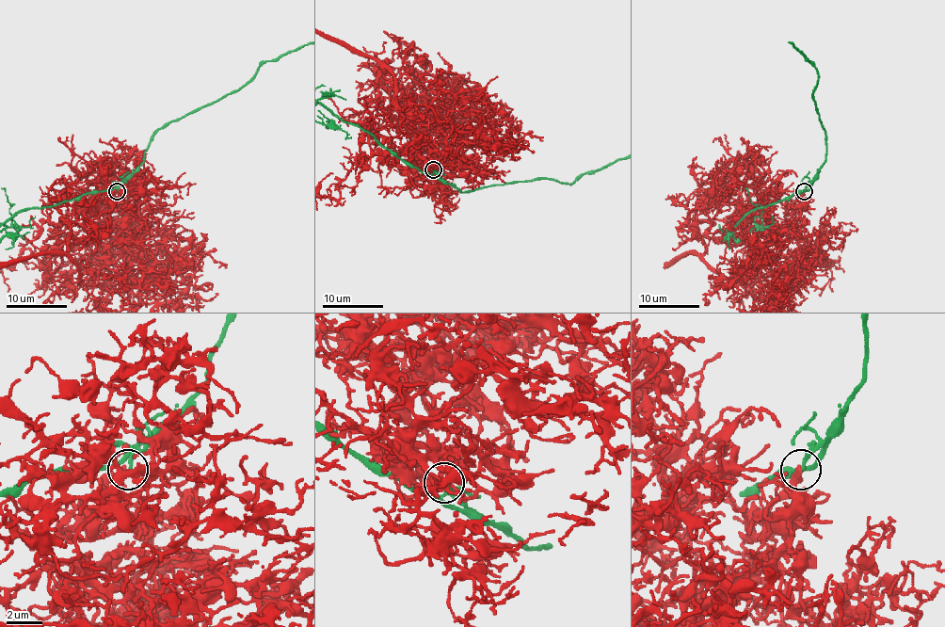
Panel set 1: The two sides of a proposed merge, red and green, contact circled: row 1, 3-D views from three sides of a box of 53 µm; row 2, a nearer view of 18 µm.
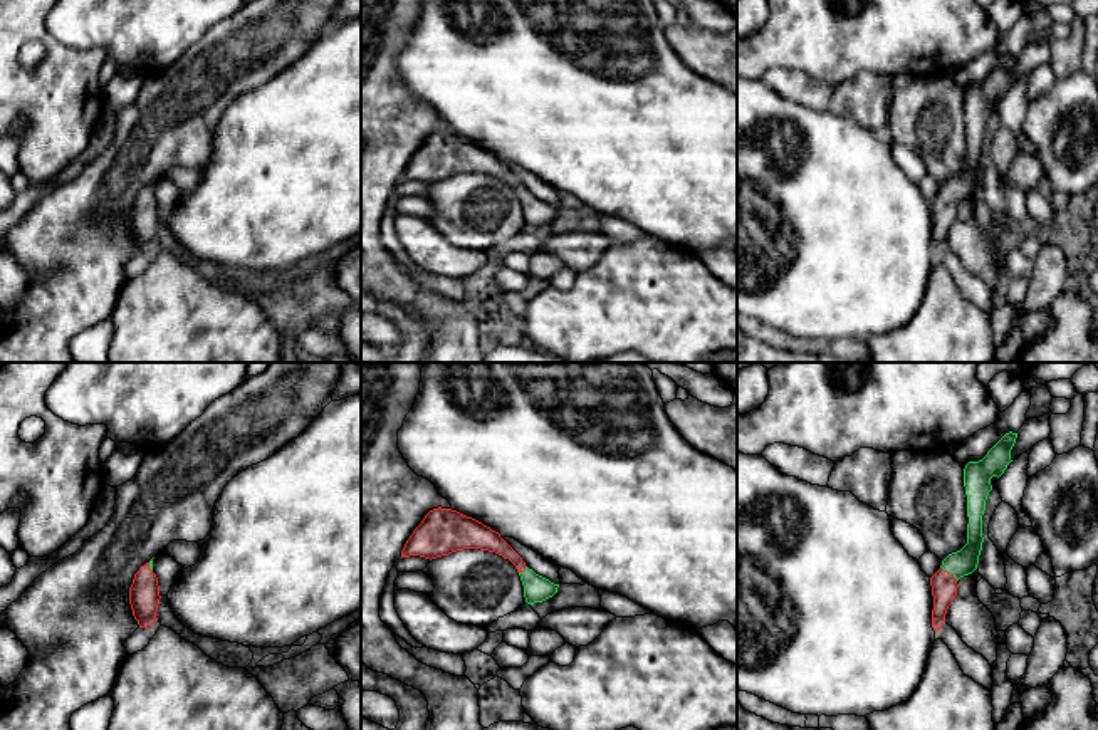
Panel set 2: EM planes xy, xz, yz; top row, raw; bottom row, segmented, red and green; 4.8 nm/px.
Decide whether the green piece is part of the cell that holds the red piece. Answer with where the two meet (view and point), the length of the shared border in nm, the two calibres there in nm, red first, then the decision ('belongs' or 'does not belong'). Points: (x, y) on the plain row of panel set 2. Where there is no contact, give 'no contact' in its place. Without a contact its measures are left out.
contact yz (949, 197); length 110 nm; calibres 130 and 130 nm; does not belong

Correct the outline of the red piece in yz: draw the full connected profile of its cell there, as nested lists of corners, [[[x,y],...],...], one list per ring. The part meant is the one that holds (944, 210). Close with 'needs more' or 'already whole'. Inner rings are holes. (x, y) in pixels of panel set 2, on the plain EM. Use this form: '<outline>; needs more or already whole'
[[[942,191],[930,201],[933,233],[932,233],[932,252],[940,253],[945,247],[945,238],[954,222],[957,220],[957,203],[954,198]]]; already whole

